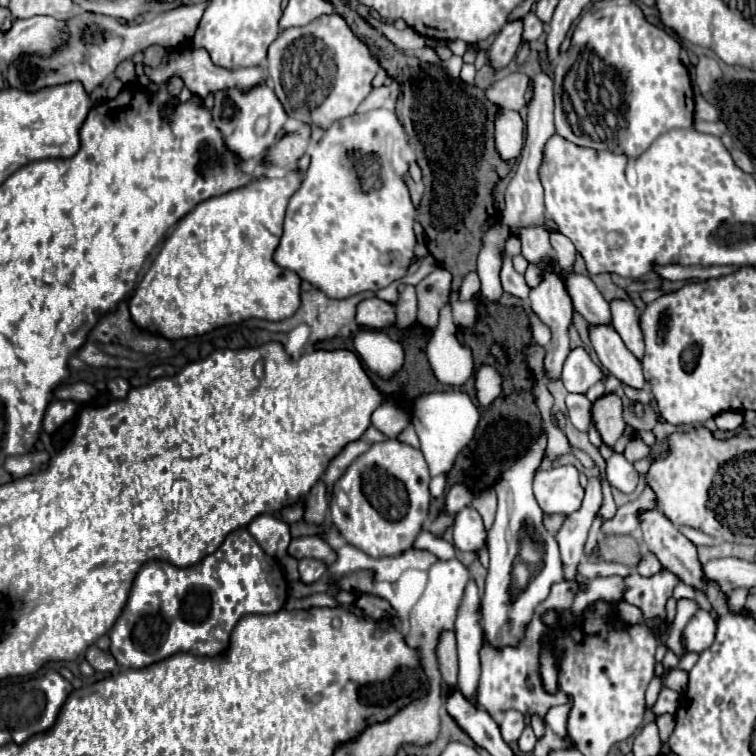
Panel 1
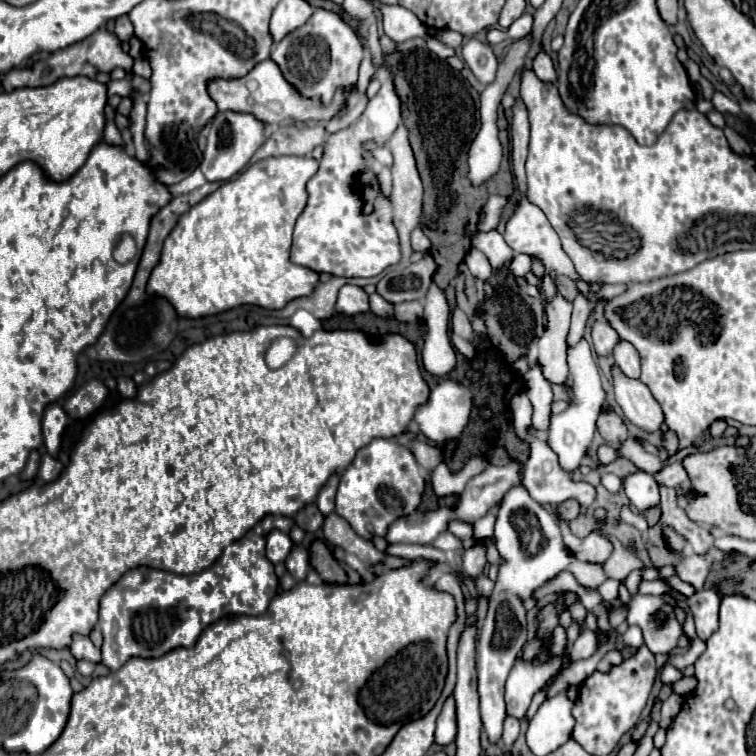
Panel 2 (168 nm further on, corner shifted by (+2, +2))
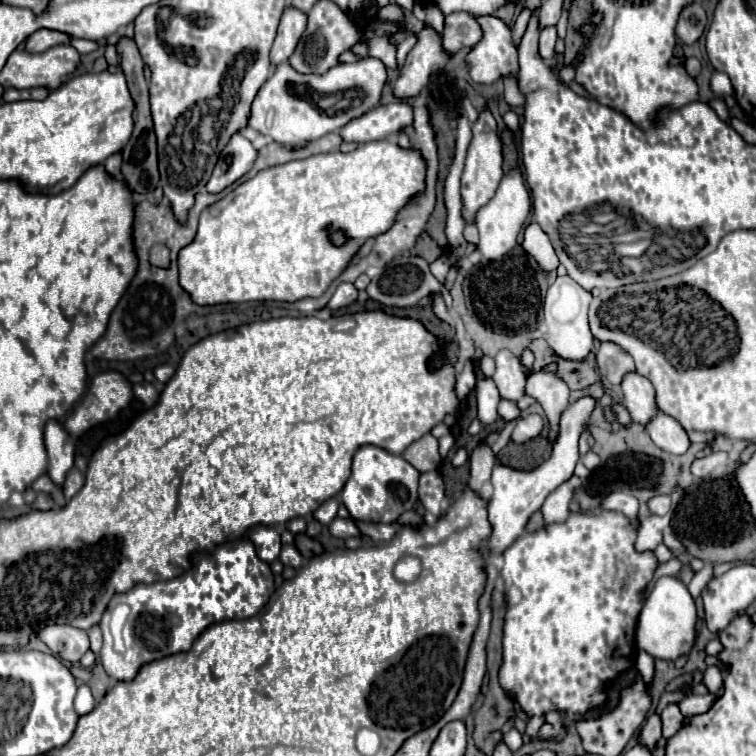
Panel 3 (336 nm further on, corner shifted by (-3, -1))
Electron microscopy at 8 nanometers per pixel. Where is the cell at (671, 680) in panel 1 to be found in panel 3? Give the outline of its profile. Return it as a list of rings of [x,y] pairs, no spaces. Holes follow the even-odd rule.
[[[712,665],[712,667],[708,667],[708,669],[704,671],[702,683],[708,687],[708,691],[710,691],[712,695],[716,695],[716,691],[720,689],[720,683],[722,683],[722,677],[720,677],[720,671],[718,671],[716,665]]]

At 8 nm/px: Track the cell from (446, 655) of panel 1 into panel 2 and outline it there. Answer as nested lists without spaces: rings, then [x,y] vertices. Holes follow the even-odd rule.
[[[453,696],[447,698],[443,704],[443,710],[437,718],[437,730],[435,730],[435,742],[439,746],[447,746],[457,736],[457,720],[455,720],[455,700]]]

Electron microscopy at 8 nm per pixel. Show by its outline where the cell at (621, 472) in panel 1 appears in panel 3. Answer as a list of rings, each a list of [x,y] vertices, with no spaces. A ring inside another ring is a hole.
[[[654,495],[648,499],[648,509],[654,515],[664,516],[673,511],[673,503],[668,495]]]

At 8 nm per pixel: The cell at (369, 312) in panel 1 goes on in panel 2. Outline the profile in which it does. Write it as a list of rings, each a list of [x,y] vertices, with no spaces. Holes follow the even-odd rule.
[[[345,284],[345,286],[341,286],[341,290],[339,290],[335,308],[337,308],[339,312],[343,312],[343,314],[349,314],[349,316],[355,316],[355,314],[361,314],[361,312],[369,312],[367,294],[365,294],[363,288],[359,288],[359,286]]]

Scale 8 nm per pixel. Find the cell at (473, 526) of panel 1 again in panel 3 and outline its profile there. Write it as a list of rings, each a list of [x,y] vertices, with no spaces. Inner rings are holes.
[[[602,511],[600,515],[594,515],[594,513],[570,513],[570,517],[568,517],[566,523],[556,523],[556,525],[542,527],[540,531],[534,531],[534,533],[524,533],[522,537],[518,537],[518,539],[504,551],[504,567],[502,567],[500,575],[502,575],[502,579],[504,579],[504,587],[507,589],[505,591],[507,610],[506,625],[504,625],[504,665],[502,665],[502,669],[500,669],[500,683],[502,683],[504,689],[510,691],[510,695],[516,697],[516,701],[520,703],[520,707],[522,707],[526,713],[530,713],[530,715],[540,715],[540,713],[548,713],[548,711],[552,711],[552,709],[556,709],[556,711],[560,711],[560,713],[586,713],[590,707],[604,703],[604,699],[606,699],[606,691],[604,691],[604,689],[606,689],[606,683],[612,681],[612,679],[614,679],[616,675],[620,675],[622,671],[626,671],[626,669],[632,667],[634,655],[636,655],[636,649],[634,649],[634,627],[636,627],[638,613],[640,613],[640,609],[642,609],[642,595],[644,595],[644,589],[646,589],[648,581],[652,579],[652,575],[654,575],[654,571],[656,571],[656,565],[658,565],[654,553],[636,553],[636,551],[634,551],[636,531],[638,531],[638,525],[632,525],[624,515],[618,515],[618,513],[612,513],[612,511]]]

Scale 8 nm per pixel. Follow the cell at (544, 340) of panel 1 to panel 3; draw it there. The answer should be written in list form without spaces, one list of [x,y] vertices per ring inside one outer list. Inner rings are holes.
[[[530,223],[524,229],[524,241],[522,241],[522,249],[532,255],[536,259],[536,263],[540,265],[540,269],[544,273],[556,271],[560,261],[558,255],[554,251],[554,245],[550,241],[550,237],[542,231],[542,227],[538,223]]]

